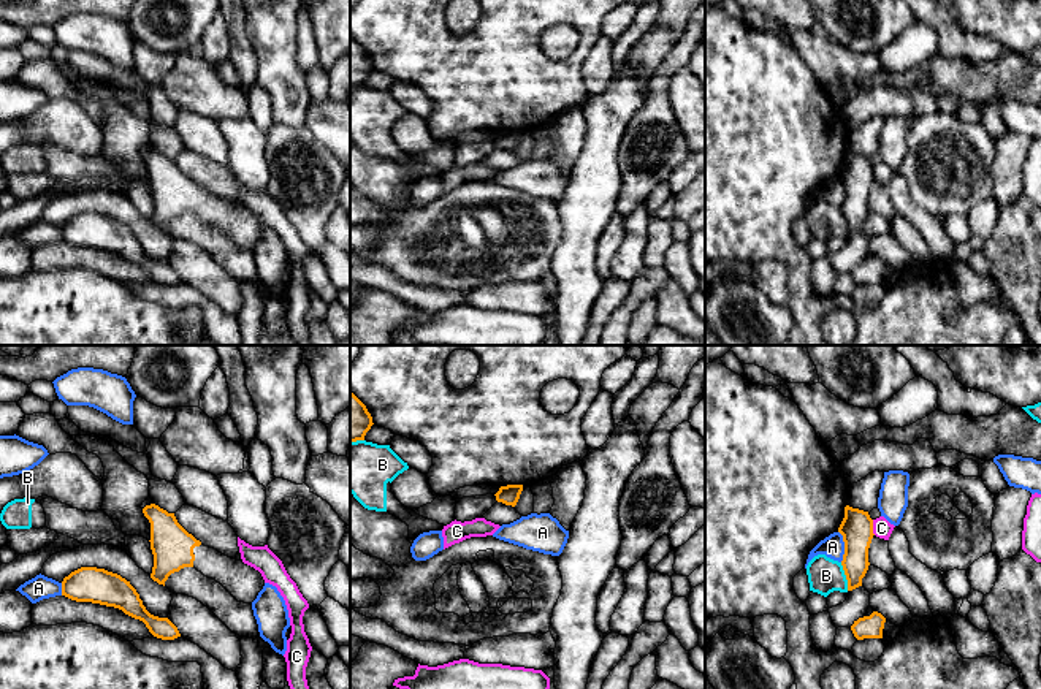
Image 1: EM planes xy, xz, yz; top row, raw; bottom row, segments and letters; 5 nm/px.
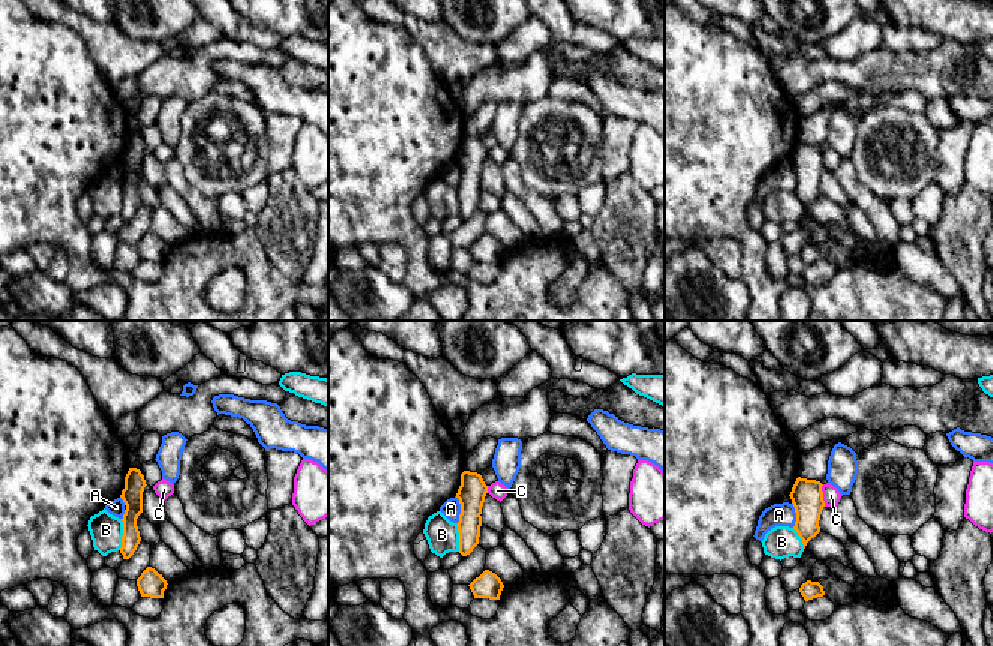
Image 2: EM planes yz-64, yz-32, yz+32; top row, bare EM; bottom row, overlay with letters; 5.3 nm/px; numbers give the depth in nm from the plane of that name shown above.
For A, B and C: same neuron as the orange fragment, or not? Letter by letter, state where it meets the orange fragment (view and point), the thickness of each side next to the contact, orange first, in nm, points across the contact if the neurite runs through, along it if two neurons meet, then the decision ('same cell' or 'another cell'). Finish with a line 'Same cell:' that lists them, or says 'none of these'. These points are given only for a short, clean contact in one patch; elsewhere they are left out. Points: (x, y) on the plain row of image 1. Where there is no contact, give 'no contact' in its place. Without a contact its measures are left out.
A: contact yz (845, 192); calibres 160 and 110 nm; another cell
B: contact yz (846, 222); calibres 160 and 180 nm; another cell
C: contact yz (872, 173); calibres 160 and 100 nm; border yz (872, 165), (872, 176), (875, 179); another cell
Same cell: none of these

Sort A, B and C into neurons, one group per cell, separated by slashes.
A / B / C

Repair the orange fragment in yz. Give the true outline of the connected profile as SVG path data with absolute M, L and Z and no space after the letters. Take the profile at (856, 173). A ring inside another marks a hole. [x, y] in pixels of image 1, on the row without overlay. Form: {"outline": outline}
{"outline": "M845 152L845 163L838 173L843 181L845 200L843 215L848 225L848 236L862 231L862 223L868 215L868 193L873 184L873 165L868 157Z"}

